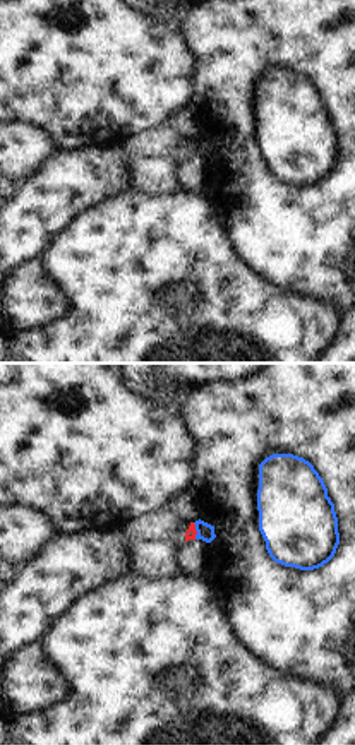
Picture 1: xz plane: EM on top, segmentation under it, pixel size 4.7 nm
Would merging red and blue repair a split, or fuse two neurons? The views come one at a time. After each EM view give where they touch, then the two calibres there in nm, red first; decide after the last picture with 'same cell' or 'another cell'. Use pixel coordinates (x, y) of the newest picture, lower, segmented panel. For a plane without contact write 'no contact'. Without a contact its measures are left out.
meets red at (196, 531); 50 nm thick on the red side, 80 nm on the other

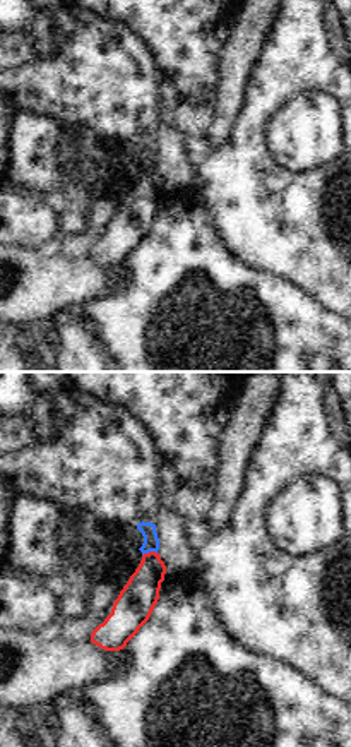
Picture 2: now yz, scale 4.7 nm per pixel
meets red at (149, 552); 180 nm thick on the red side, 80 nm on the other

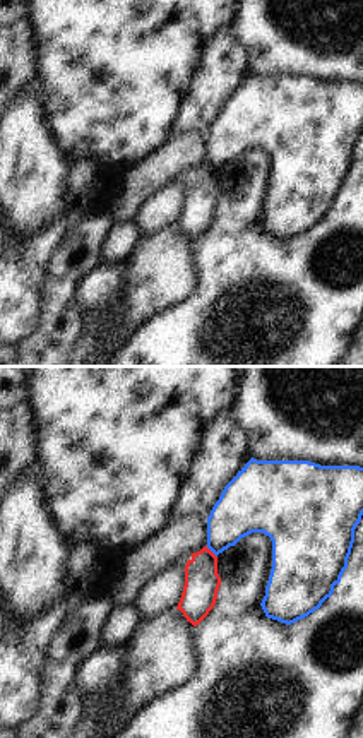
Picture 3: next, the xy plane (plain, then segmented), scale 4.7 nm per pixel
meets red at (211, 552); 160 nm thick on the red side, 240 nm on the other

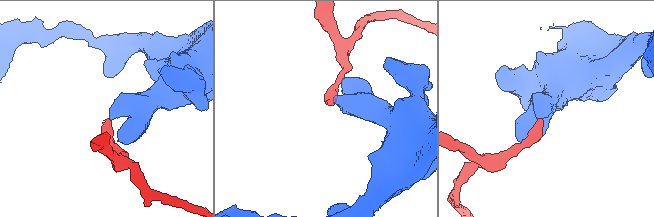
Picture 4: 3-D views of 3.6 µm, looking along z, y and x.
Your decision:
another cell

